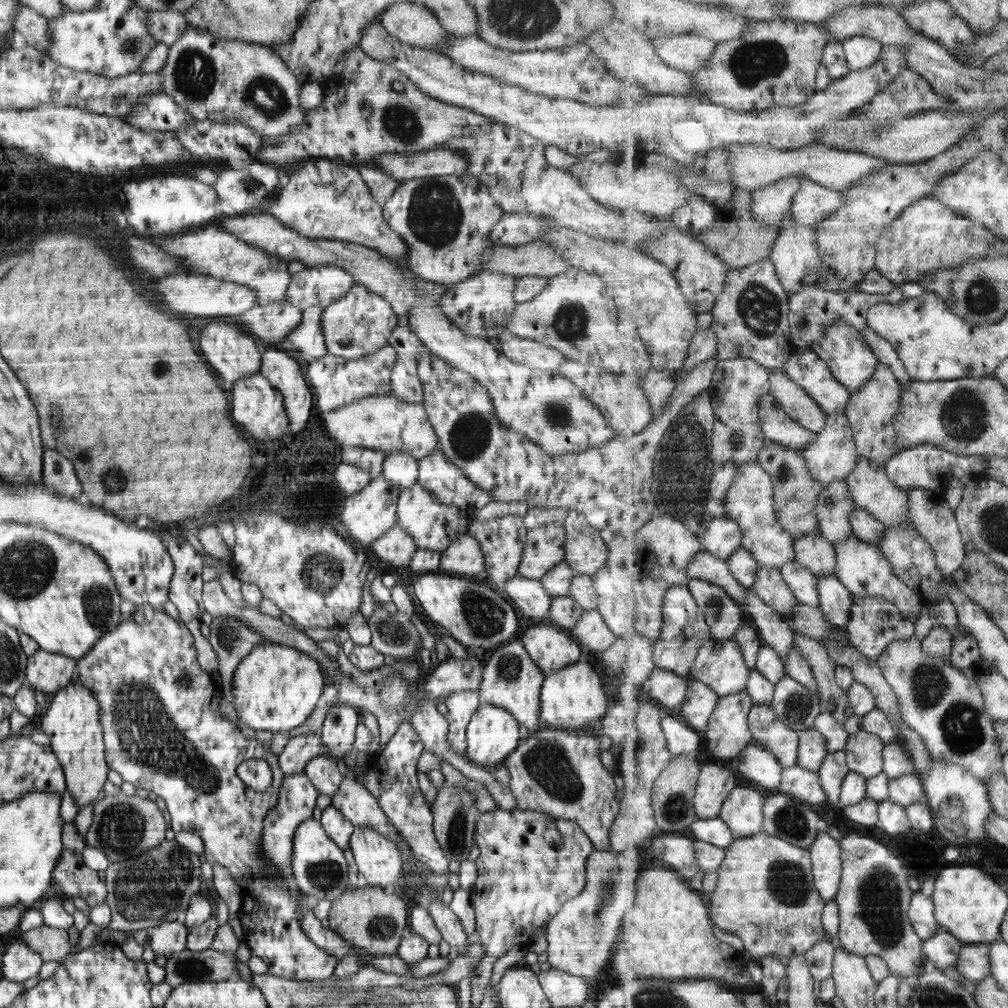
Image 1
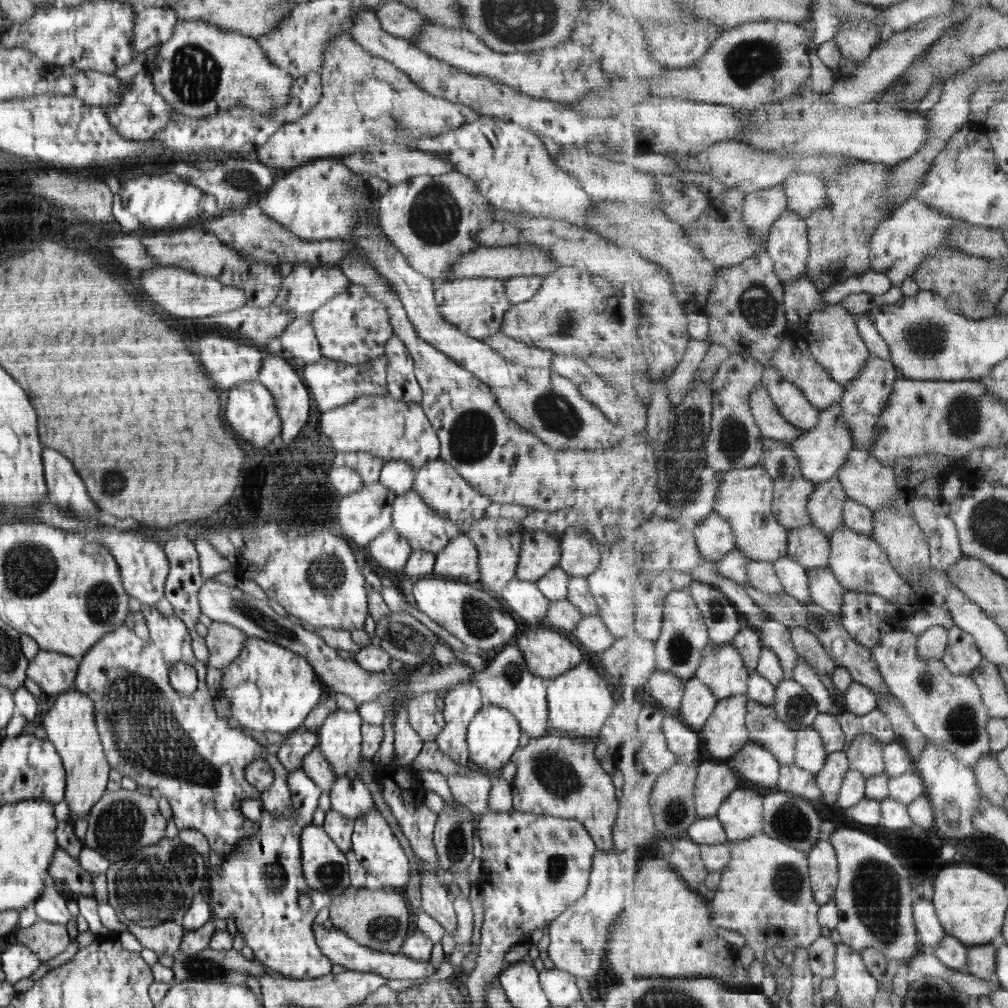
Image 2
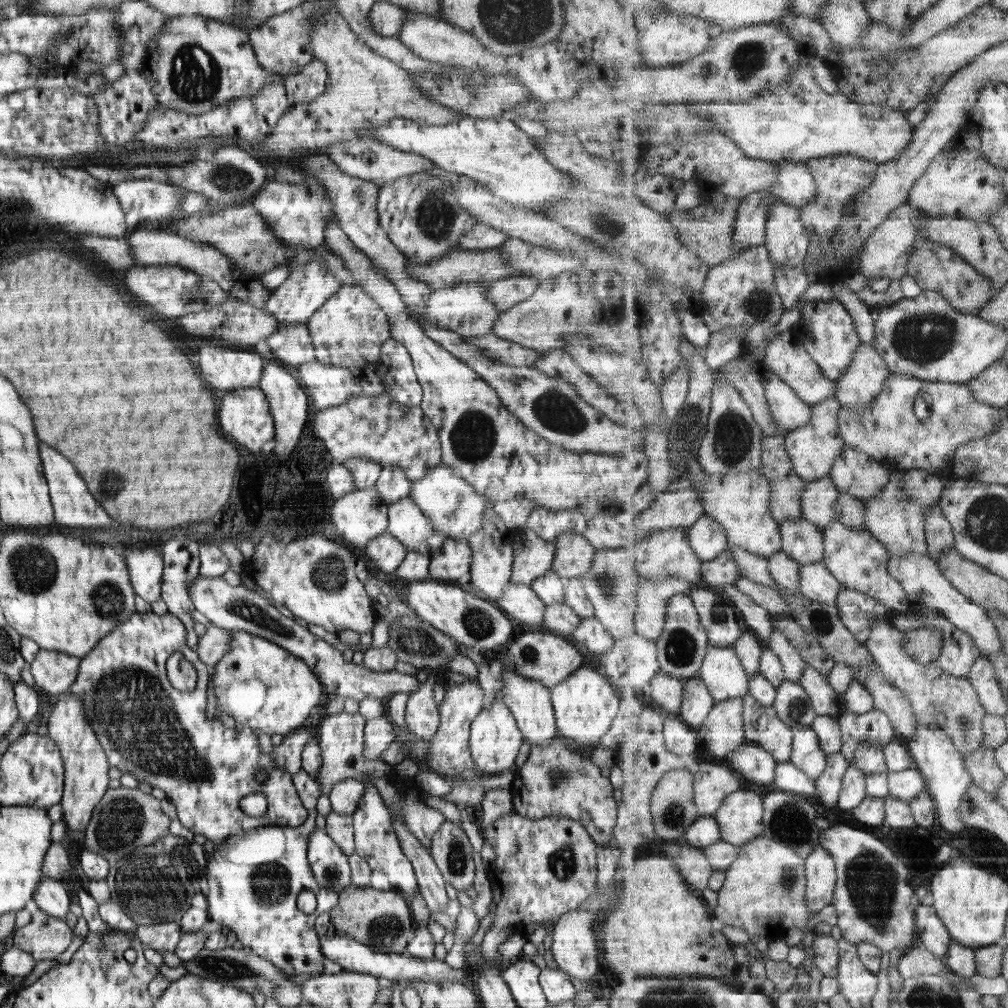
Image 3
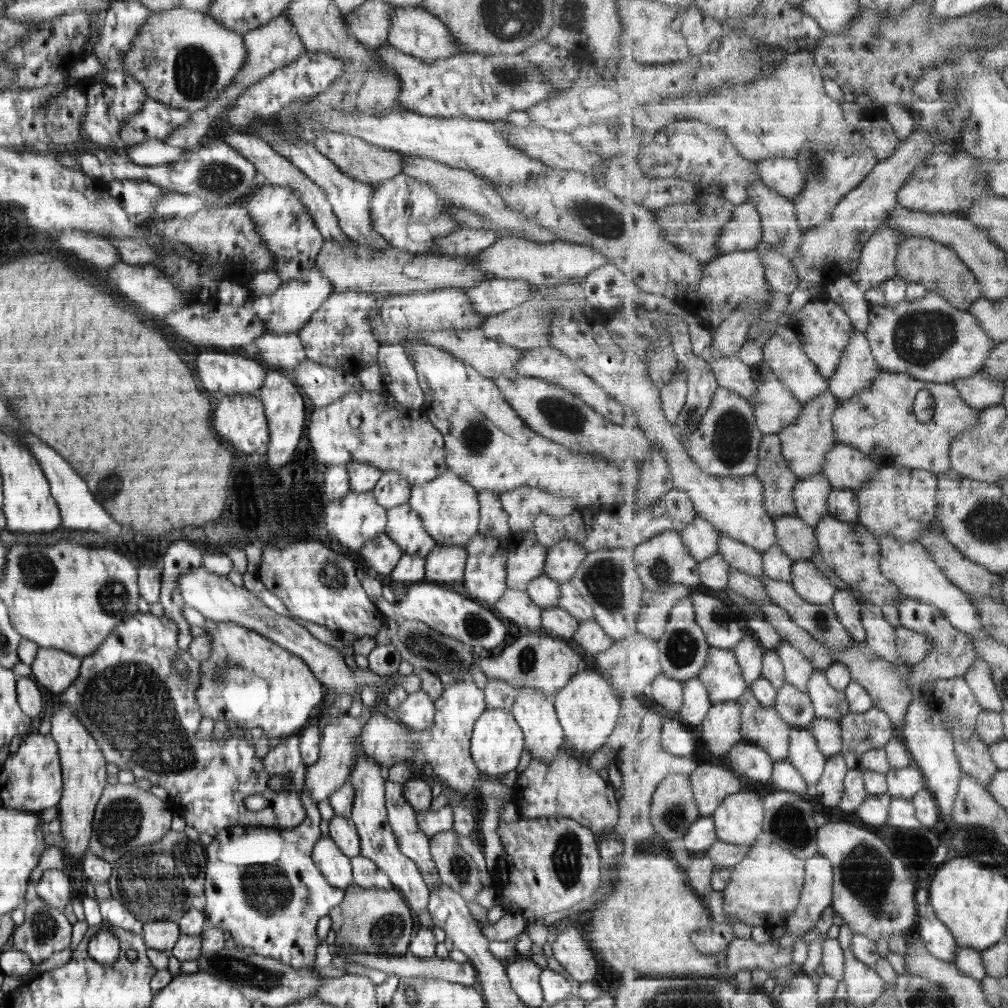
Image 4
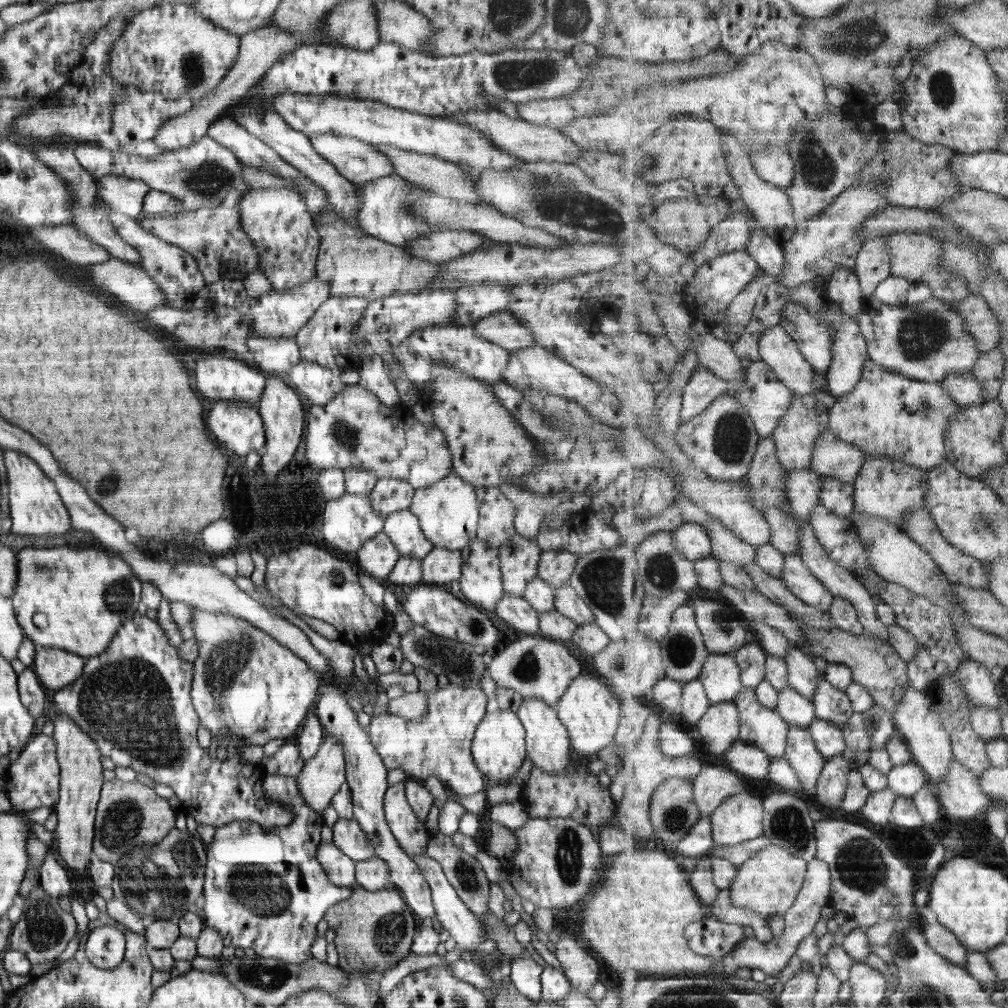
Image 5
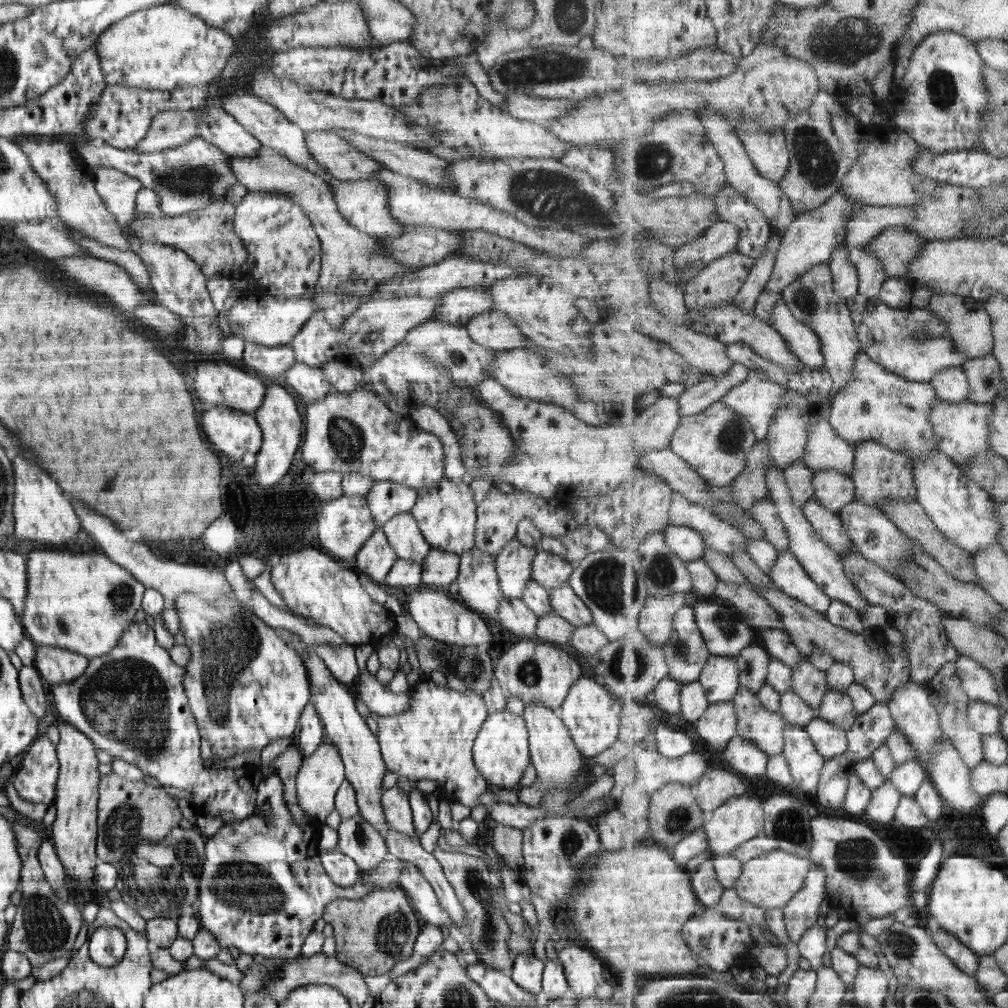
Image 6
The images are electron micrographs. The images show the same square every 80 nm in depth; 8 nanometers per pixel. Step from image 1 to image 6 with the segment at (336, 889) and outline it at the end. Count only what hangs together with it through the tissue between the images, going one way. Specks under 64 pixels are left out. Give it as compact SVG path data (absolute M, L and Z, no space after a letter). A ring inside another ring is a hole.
M338 848L332 852L319 853L322 866L334 884L351 887L362 881L362 870L355 860L346 856Z

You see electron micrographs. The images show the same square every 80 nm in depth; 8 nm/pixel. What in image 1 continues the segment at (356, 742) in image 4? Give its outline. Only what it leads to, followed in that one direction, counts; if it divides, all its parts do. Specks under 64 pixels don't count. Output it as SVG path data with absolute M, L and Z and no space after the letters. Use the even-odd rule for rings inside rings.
M346 705L331 707L327 712L320 734L323 745L332 750L332 760L337 758L344 762L343 757L351 754L355 730L361 719L359 711Z

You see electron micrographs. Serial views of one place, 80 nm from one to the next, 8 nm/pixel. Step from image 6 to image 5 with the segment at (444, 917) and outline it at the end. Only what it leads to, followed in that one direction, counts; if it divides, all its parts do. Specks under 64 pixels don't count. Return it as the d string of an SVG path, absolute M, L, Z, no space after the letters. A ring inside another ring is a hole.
M321 675L320 682L321 685L318 687L313 710L326 734L334 735L334 738L337 738L337 741L342 744L346 761L346 780L351 788L353 798L353 818L358 821L361 829L369 838L375 857L386 861L389 868L389 878L403 896L405 903L415 915L429 921L432 917L435 917L431 888L416 861L399 846L385 819L383 799L388 787L387 772L389 770L384 766L384 761L376 752L369 734L366 730L360 729L360 725L356 720L356 713L350 709L350 705L346 703L346 699L342 695L344 691L330 679Z

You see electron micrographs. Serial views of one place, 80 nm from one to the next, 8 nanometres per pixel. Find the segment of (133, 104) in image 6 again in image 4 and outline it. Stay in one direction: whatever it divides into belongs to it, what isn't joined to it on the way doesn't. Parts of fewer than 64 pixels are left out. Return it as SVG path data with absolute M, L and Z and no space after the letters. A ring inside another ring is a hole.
M148 97L142 109L121 124L121 139L130 147L146 140L165 142L173 130L184 126L189 122L188 112L184 109L173 108L164 105Z

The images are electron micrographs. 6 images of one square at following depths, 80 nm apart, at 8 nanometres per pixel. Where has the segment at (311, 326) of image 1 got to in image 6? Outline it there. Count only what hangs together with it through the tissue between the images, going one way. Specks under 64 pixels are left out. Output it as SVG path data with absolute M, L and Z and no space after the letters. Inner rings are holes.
M255 342L245 343L242 359L264 380L280 380L280 374L286 372L296 361L290 344L269 347Z

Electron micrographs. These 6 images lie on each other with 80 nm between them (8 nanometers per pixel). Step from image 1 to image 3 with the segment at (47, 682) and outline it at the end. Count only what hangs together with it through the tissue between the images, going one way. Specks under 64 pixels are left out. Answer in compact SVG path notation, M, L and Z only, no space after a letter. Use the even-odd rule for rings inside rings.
M40 649L34 661L28 665L35 686L50 695L62 696L69 692L76 680L81 660L57 651Z

